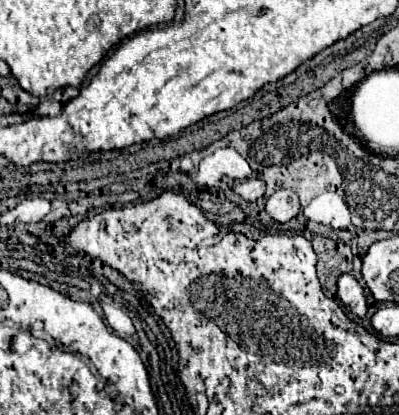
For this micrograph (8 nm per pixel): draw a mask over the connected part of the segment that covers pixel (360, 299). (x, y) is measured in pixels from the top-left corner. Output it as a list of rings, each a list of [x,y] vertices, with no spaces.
[[[343,274],[337,282],[337,296],[343,300],[343,304],[359,318],[363,318],[367,314],[367,298],[365,298],[365,290],[361,288],[361,284],[351,276],[351,274]]]

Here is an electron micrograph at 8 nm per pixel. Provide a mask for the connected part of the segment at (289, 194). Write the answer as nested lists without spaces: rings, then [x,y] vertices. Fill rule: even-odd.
[[[277,190],[267,198],[265,210],[275,222],[289,222],[301,210],[299,196],[293,190]]]

